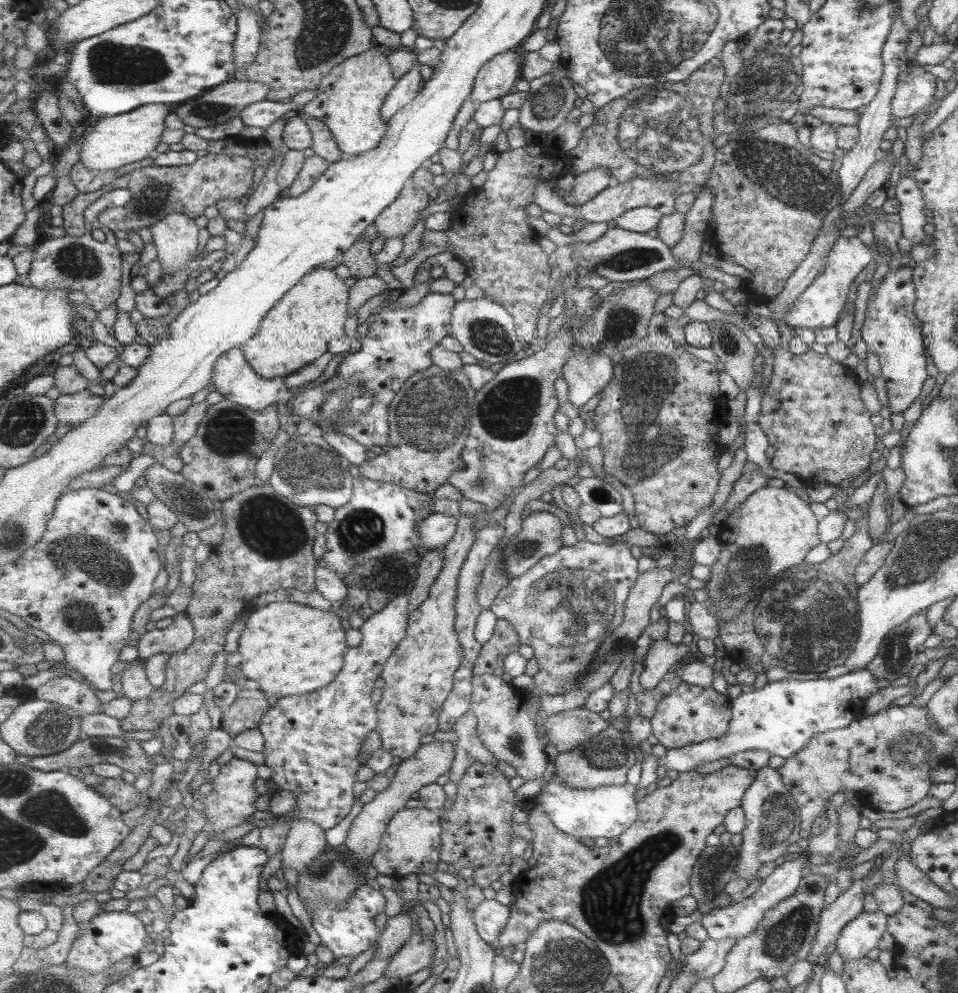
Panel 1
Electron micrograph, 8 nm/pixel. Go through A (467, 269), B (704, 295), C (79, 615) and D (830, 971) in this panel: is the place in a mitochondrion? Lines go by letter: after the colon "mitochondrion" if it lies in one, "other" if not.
A: other
B: other
C: mitochondrion
D: other

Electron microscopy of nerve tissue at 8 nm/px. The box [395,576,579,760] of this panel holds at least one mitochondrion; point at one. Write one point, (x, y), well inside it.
(518, 741)

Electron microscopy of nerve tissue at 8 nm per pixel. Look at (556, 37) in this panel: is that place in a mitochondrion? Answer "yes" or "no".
no

